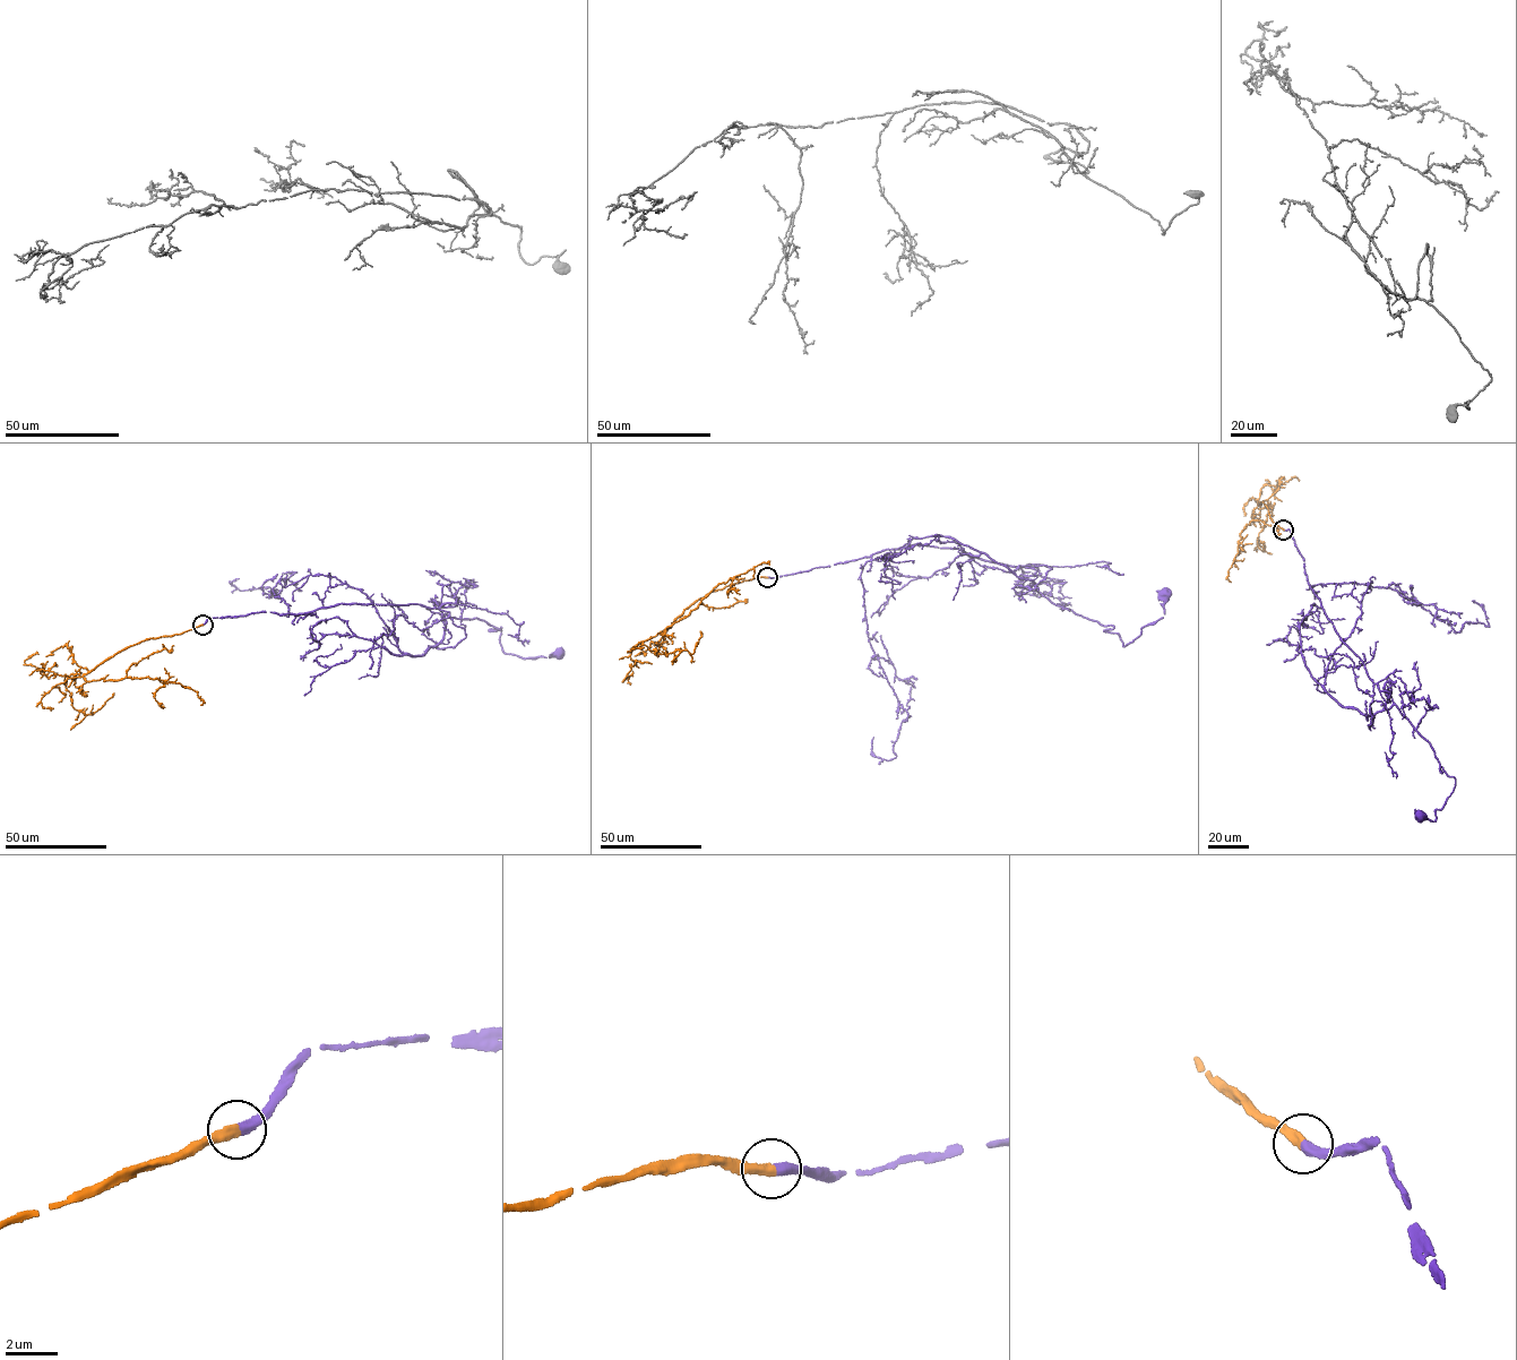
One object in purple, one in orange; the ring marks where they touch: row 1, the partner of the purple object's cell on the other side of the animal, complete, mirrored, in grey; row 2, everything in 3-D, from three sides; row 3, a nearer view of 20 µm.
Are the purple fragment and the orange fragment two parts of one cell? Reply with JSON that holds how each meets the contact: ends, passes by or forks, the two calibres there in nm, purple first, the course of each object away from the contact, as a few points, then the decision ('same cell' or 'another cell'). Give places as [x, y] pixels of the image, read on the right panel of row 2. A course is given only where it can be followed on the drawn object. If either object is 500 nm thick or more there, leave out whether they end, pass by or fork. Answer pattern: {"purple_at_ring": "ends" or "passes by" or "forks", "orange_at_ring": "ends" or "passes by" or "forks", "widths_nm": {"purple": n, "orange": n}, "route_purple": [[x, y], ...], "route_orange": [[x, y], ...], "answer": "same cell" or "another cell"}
{"purple_at_ring": "ends", "orange_at_ring": "ends", "widths_nm": {"purple": 380, "orange": 400}, "route_purple": [[1283, 530], [1336, 631], [1388, 697], [1391, 681], [1385, 708], [1395, 705], [1455, 780], [1434, 820], [1420, 814]], "route_orange": [[1283, 530], [1273, 522], [1266, 506], [1260, 501], [1251, 525], [1240, 535], [1239, 551], [1229, 569], [1231, 582]], "answer": "same cell"}

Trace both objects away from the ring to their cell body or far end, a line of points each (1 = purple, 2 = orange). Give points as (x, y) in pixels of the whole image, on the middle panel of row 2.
1: (767, 577), (958, 548), (1033, 564), (1041, 574), (1018, 585), (1112, 626), (1125, 646), (1163, 617), (1165, 592)
2: (767, 577), (708, 593), (684, 609), (665, 630), (697, 608), (716, 586), (763, 562), (768, 561), (769, 569)

